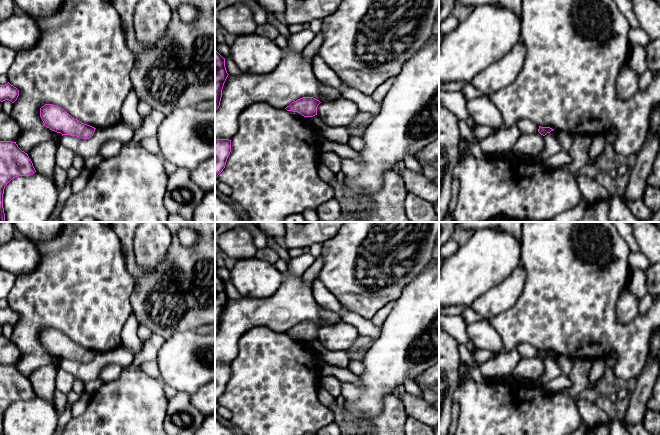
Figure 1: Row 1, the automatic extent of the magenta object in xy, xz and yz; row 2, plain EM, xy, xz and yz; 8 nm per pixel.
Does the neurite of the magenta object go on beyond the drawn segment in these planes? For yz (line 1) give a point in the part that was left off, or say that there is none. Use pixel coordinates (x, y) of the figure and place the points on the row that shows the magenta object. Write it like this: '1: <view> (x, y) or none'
1: none

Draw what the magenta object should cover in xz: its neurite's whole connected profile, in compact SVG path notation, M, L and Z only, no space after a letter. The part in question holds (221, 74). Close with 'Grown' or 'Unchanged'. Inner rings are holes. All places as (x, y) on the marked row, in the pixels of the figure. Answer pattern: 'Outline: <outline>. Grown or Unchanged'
Outline: M215 50L215 111L220 106L222 89L228 75L229 74L227 73L227 70L225 67L225 58L223 58Z. Unchanged

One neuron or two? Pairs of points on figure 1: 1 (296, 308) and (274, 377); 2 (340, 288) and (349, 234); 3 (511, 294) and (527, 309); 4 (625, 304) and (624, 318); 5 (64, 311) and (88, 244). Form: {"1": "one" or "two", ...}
{"1": "two", "2": "one", "3": "two", "4": "one", "5": "one"}

